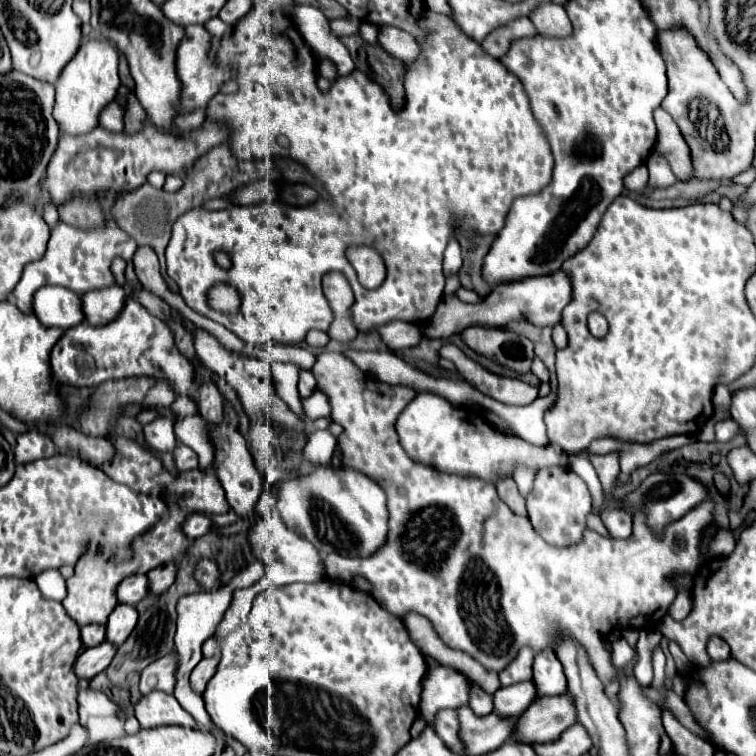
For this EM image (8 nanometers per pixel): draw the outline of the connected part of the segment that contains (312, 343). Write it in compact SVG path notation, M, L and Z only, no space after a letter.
M309 331L305 341L309 343L309 347L317 347L317 349L323 349L327 343L329 343L329 335L325 331Z

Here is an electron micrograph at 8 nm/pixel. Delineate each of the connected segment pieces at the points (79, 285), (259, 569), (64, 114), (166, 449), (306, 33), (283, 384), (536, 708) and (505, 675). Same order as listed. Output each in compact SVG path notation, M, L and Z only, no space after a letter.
M115 201L99 203L105 215L105 223L99 229L75 229L73 225L67 225L63 221L59 221L51 229L47 253L39 261L31 261L31 265L27 265L21 281L15 287L15 295L17 295L15 305L21 311L31 313L33 293L45 285L63 285L75 293L99 289L99 285L117 285L111 271L111 261L115 257L122 257L127 262L131 261L138 246L135 245L135 239L129 233L123 233L119 225L115 225L115 219L111 217L113 205Z
M256 561L246 566L244 570L239 572L232 580L227 583L223 589L219 591L199 591L199 593L191 593L191 595L183 595L177 601L177 633L175 633L175 649L179 653L179 667L177 667L177 687L175 687L175 697L177 701L195 717L197 723L209 727L211 731L215 729L215 725L211 723L205 705L203 705L203 697L199 693L195 693L189 685L189 673L191 669L199 663L201 655L201 645L215 633L217 625L221 623L229 603L231 603L231 593L235 587L249 587L257 582L265 573L265 568L262 562Z
M91 37L81 41L81 47L77 49L75 57L63 67L63 73L57 79L57 101L55 101L55 119L59 123L59 129L63 133L81 135L91 131L99 121L99 111L115 99L119 83L117 75L119 65L119 51L111 41L103 37Z
M159 417L157 421L145 425L143 435L145 435L147 447L157 453L171 453L177 445L171 417Z
M309 3L295 5L295 25L305 43L317 55L325 55L335 61L339 75L347 75L355 67L345 45L331 33L329 19L317 7Z
M290 363L271 364L273 384L277 395L306 423L306 429L310 430L312 424L305 419L297 388L299 371L299 367Z
M567 695L535 699L527 711L519 717L519 729L515 729L515 743L547 743L555 741L563 729L577 723L575 705Z
M523 647L519 651L519 655L515 657L515 661L503 673L499 673L501 687L517 685L517 683L523 683L523 681L531 681L533 679L533 675L531 675L533 657L535 657L535 653L531 649L527 649L527 647Z

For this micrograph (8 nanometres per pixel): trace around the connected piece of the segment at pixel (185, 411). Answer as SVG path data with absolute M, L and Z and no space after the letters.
M178 396L171 405L171 410L176 416L189 416L196 414L198 407L192 398Z

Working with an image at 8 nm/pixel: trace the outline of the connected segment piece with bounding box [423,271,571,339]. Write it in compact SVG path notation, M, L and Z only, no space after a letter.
M555 271L543 277L529 277L509 285L497 285L481 303L469 305L459 301L455 295L445 295L439 303L435 315L423 329L427 337L449 337L453 333L461 333L465 327L483 325L483 327L505 327L511 321L525 319L537 327L553 327L561 321L561 311L571 299L571 281L563 271Z

